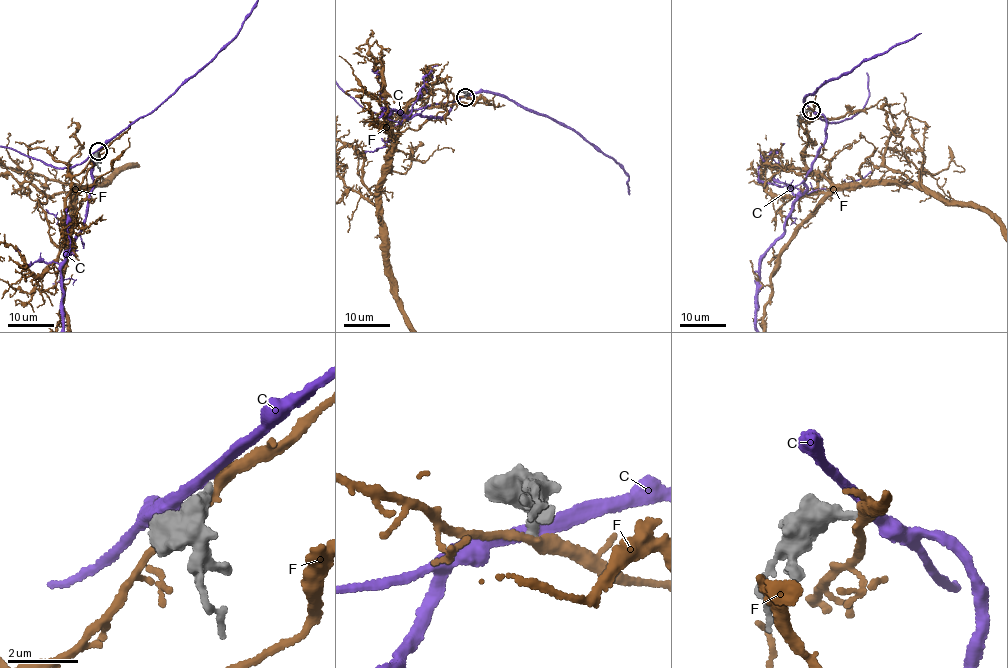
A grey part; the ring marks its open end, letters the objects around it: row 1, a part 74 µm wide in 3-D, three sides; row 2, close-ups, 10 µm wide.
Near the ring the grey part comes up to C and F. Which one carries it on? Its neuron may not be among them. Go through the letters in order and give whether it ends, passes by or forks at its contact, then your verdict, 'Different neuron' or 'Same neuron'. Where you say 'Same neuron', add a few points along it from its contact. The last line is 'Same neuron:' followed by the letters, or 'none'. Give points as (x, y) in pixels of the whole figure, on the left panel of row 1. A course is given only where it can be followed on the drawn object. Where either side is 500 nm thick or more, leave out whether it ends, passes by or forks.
C: It passes by. Different neuron
F: It passes by. Different neuron
Same neuron: none

